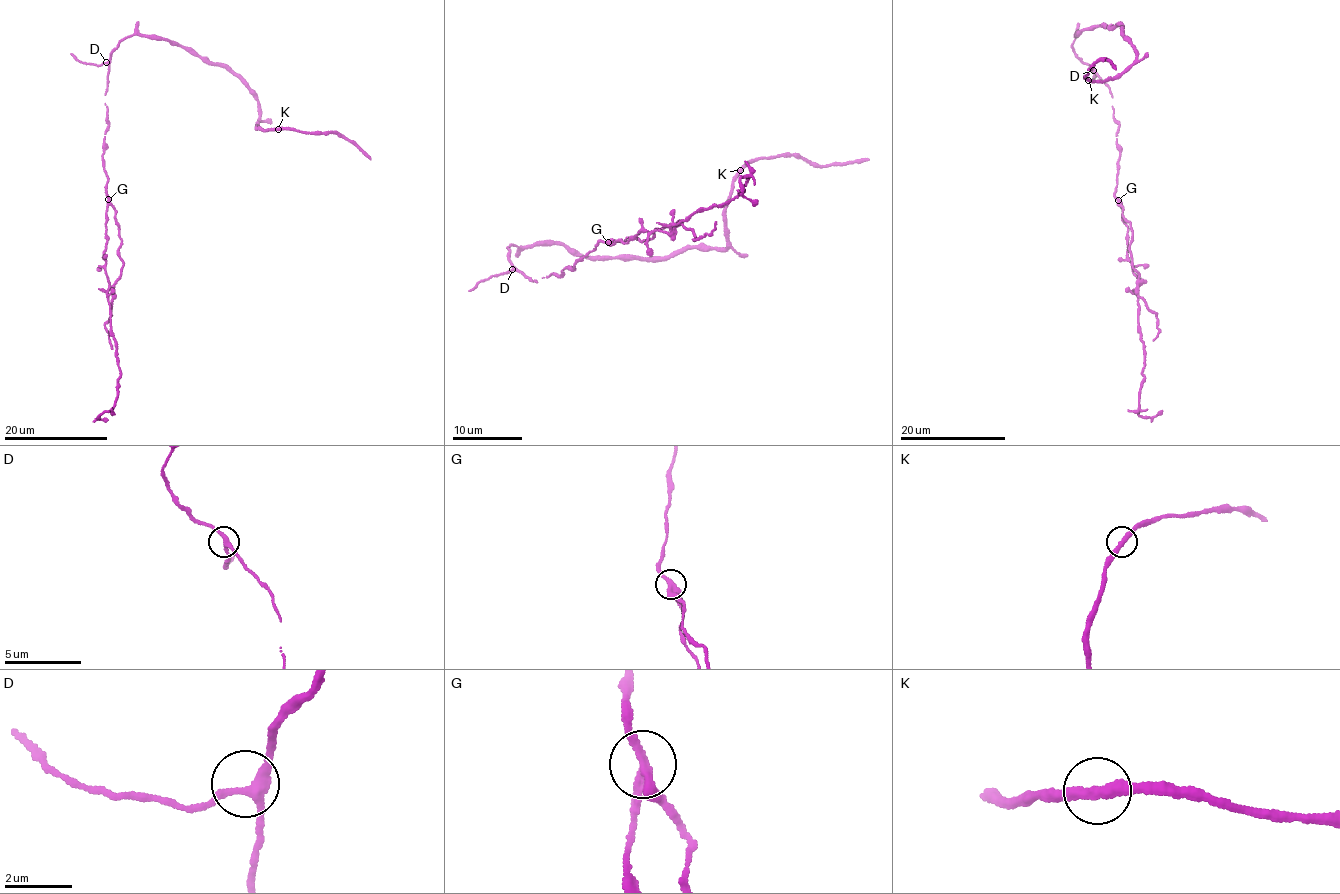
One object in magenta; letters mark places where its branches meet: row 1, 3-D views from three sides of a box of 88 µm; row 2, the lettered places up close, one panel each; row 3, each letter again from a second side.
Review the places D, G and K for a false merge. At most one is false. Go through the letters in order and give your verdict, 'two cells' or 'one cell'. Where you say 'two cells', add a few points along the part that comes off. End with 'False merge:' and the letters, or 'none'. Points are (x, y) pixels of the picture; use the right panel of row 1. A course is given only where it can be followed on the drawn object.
D: one cell
G: two cells; course (1119, 201), (1128, 228), (1127, 260), (1141, 282), (1138, 322), (1145, 361), (1139, 416), (1160, 411)
K: one cell
False merge: G

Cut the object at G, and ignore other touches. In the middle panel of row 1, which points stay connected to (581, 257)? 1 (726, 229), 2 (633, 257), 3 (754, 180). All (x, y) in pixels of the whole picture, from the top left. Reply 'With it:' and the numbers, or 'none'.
With it: 1, 2

